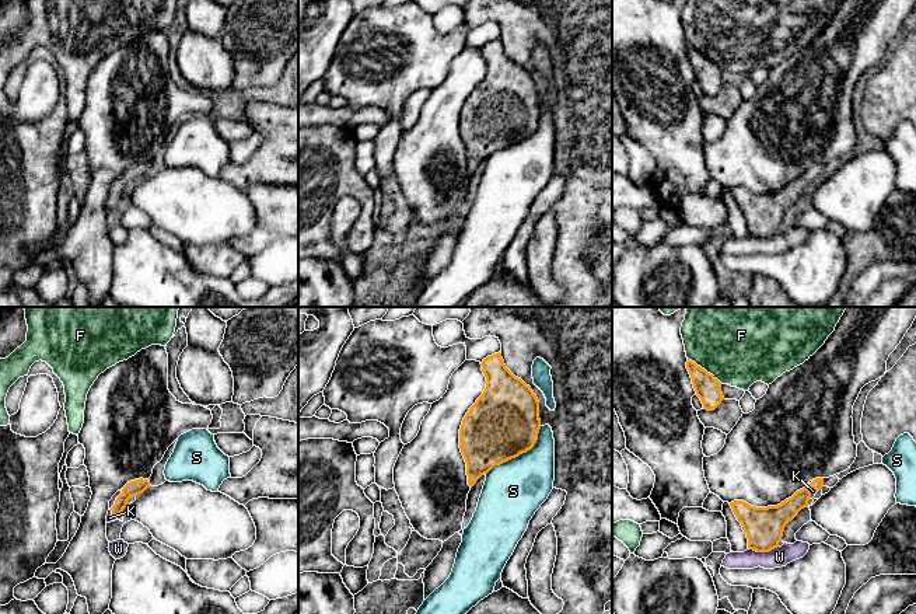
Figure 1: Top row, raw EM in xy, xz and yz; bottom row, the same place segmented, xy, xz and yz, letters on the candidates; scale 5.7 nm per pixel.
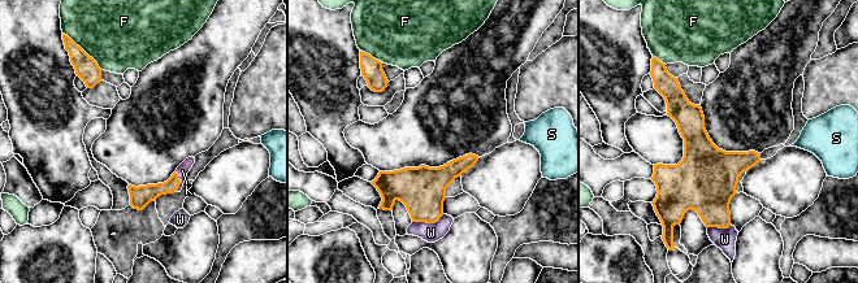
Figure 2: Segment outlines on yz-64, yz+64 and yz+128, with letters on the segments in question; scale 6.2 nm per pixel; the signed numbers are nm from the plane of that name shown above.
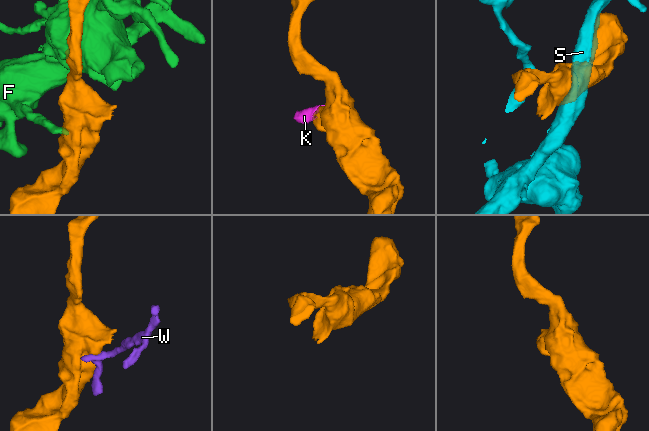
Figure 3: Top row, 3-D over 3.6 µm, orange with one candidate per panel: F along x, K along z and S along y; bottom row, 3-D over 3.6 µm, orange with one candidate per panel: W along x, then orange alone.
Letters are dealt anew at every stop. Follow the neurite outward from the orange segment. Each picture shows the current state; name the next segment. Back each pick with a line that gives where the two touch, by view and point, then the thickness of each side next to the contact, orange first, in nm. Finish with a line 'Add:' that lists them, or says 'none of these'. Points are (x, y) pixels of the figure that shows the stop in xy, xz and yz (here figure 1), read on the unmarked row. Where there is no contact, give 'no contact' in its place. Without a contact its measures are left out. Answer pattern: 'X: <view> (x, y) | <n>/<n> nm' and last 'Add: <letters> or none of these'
K: xy (115, 189) | 90/50 nm
Add: K

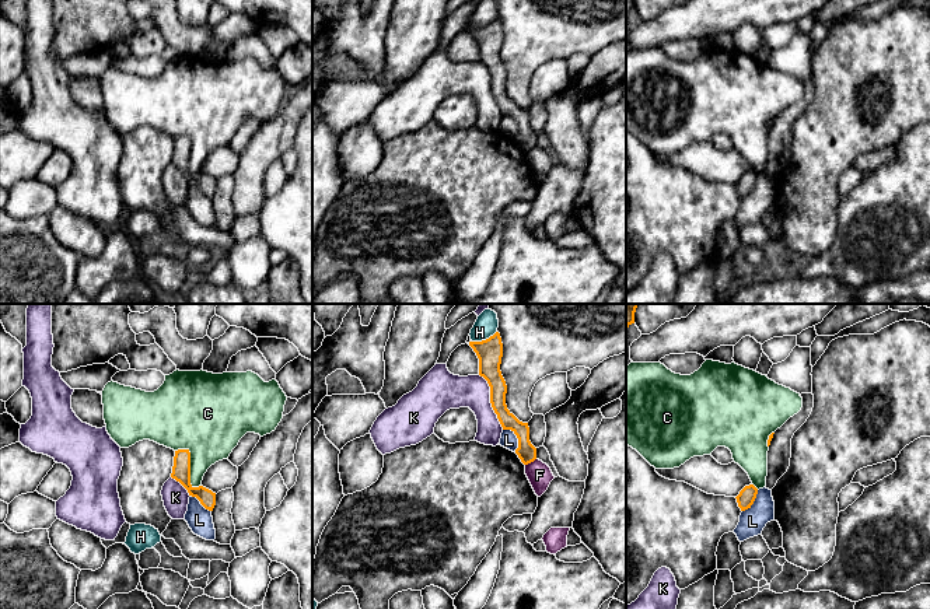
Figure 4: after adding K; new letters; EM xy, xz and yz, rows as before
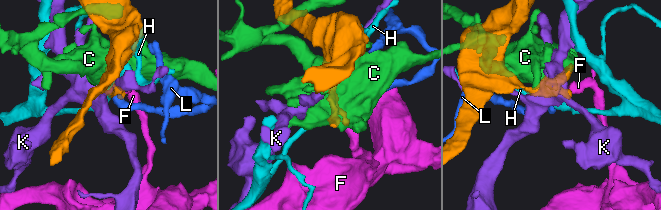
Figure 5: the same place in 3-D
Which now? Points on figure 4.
Add: none of these

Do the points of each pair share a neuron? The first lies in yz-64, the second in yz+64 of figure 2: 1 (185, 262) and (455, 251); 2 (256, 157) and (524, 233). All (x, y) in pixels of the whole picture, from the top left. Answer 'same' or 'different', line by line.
1: same
2: different

